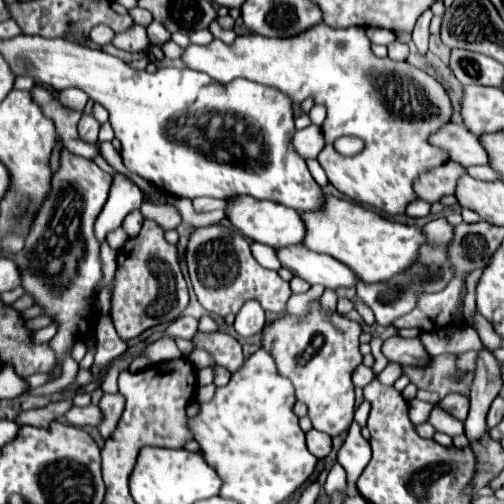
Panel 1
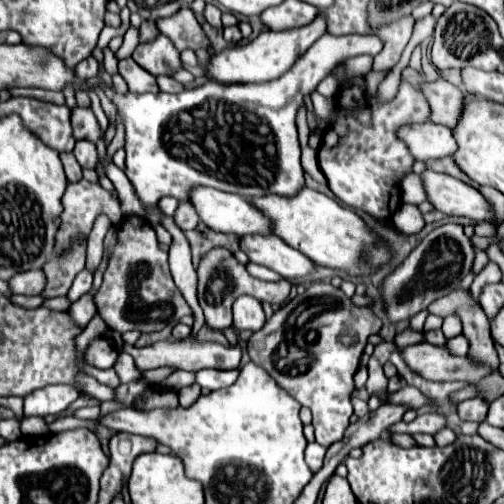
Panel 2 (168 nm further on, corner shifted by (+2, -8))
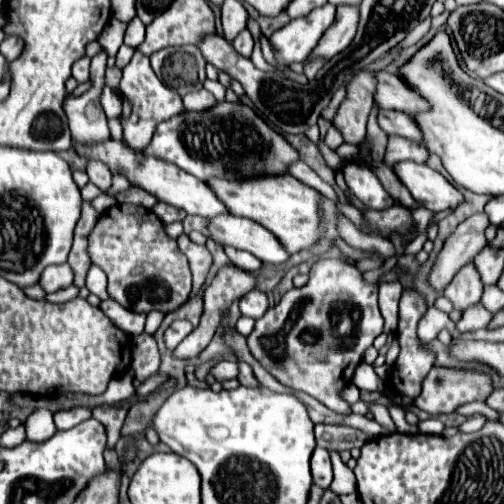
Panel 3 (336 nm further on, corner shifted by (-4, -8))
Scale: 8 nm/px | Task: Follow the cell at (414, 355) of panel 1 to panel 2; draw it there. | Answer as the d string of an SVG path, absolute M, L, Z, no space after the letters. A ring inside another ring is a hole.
M428 342L404 346L400 348L400 356L410 366L410 370L434 382L462 380L474 384L488 374L484 366L472 364L466 356L464 358L452 356L444 346L432 346Z

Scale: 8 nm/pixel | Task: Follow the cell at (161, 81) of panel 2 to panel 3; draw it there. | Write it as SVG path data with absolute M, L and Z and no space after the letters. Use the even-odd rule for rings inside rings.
M208 90L190 92L182 100L184 100L186 110L194 110L194 112L204 112L204 110L210 110L216 106L216 98Z

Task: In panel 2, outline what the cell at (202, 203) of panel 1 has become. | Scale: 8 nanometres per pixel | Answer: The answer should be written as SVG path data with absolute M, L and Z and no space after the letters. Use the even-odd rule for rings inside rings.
M180 202L178 210L176 210L176 216L174 216L176 224L186 232L186 230L196 230L196 226L200 224L200 216L194 208L192 202Z

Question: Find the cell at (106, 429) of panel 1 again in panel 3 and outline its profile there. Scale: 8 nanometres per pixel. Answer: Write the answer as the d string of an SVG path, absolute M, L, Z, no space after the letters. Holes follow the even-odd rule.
M142 332L136 338L132 368L134 368L136 378L142 382L160 368L160 354L158 354L158 344L156 344L154 336Z

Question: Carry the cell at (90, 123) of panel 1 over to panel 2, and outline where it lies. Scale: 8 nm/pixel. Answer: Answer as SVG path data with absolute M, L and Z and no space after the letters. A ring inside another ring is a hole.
M78 140L74 146L74 156L80 162L80 166L84 166L84 168L96 168L96 164L98 164L96 148L94 148L94 144L90 144L90 140Z

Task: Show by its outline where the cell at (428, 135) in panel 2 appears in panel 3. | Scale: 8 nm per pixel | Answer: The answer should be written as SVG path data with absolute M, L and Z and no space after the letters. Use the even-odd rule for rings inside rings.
M380 108L378 110L378 124L386 134L398 134L398 136L404 136L404 138L410 138L410 140L424 144L420 128L416 126L416 122L406 112Z

